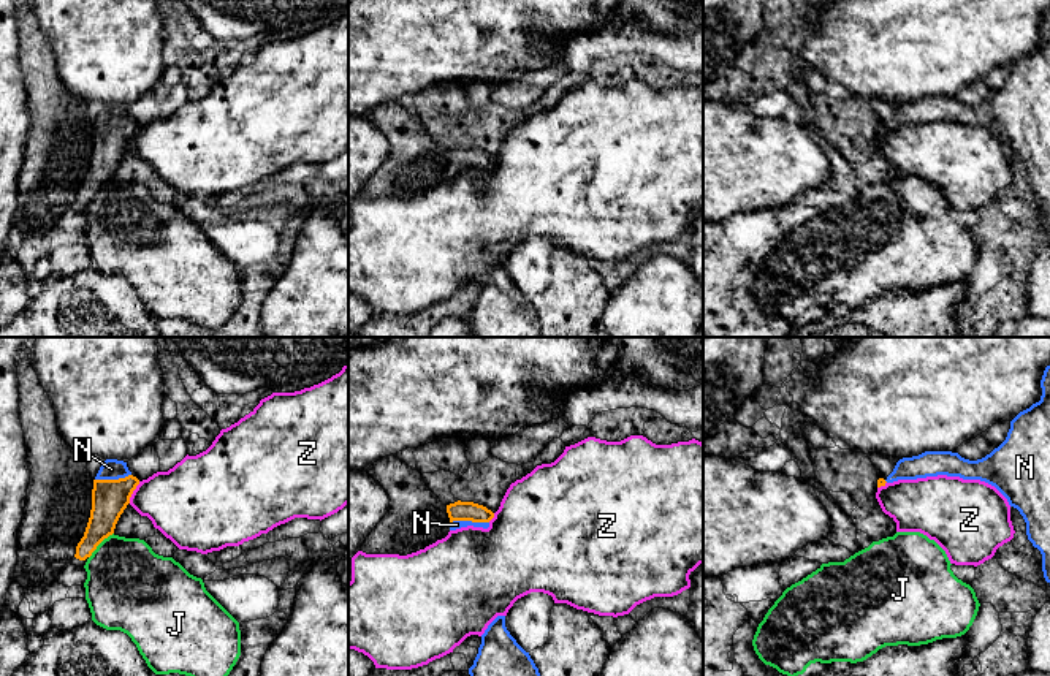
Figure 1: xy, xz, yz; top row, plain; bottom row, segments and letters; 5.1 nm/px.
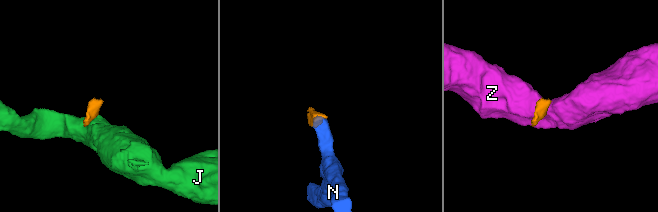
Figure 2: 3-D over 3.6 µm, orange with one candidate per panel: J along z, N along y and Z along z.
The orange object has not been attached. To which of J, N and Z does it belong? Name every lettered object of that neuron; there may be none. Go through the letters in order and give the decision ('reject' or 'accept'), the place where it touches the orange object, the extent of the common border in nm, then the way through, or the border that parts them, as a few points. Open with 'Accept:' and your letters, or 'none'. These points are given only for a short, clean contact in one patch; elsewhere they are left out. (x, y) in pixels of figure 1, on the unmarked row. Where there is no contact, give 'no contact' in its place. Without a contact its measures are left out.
Accept: N
J: reject | xy (98, 189) | 180 nm | along xy (113, 178), (89, 203)
N: accept | xz (469, 165) | 200 nm | across xz (460, 155), (469, 165), (461, 165), (456, 170)
Z: reject | xy (132, 138) | 130 nm | along xy (140, 127), (129, 148)

